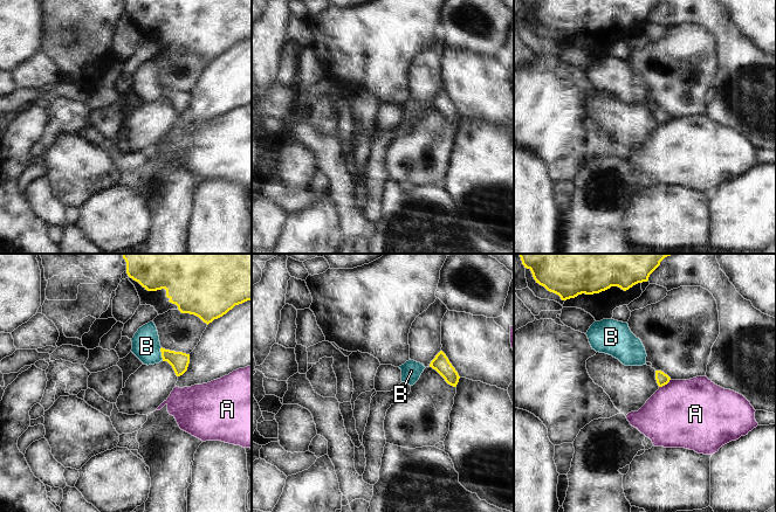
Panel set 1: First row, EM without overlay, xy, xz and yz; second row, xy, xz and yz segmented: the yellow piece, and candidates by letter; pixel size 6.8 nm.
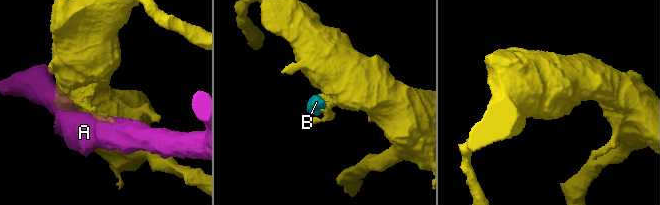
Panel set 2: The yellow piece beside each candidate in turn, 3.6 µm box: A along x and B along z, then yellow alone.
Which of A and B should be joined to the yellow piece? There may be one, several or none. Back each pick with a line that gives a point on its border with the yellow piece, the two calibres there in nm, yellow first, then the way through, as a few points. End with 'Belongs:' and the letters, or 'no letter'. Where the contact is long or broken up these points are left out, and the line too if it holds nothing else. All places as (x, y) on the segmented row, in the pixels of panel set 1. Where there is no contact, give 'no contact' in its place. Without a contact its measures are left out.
Belongs: no letter

